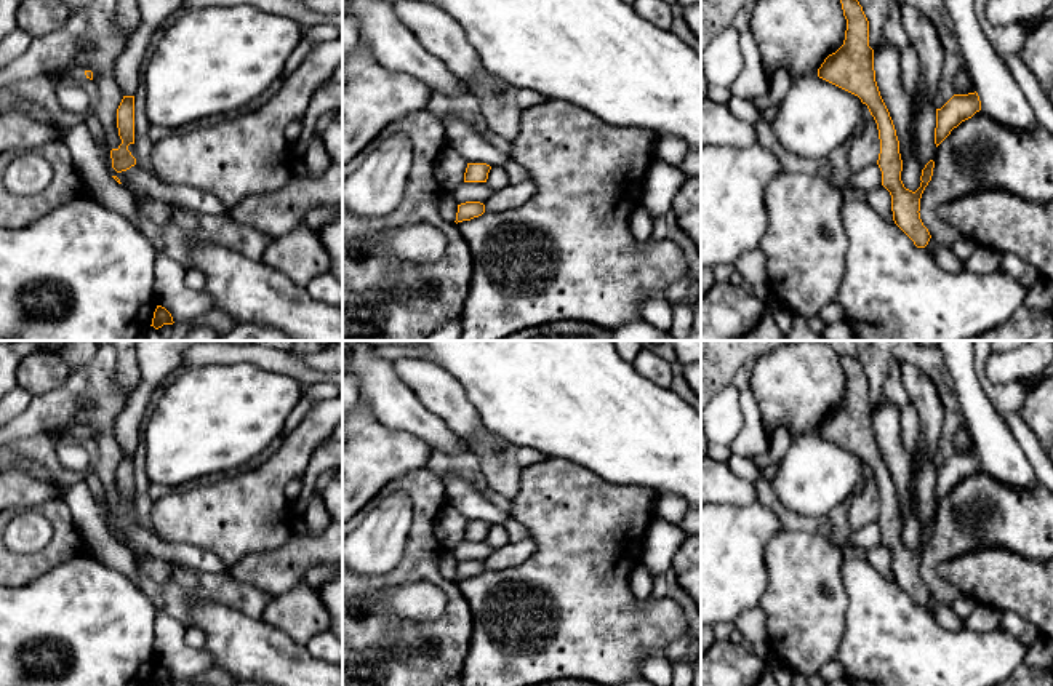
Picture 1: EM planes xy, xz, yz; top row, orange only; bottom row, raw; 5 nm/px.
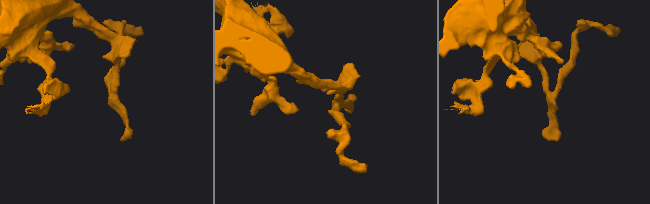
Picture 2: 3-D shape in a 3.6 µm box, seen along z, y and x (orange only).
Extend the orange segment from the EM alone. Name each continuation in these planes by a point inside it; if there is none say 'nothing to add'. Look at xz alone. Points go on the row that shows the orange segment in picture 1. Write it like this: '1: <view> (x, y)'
nothing to add

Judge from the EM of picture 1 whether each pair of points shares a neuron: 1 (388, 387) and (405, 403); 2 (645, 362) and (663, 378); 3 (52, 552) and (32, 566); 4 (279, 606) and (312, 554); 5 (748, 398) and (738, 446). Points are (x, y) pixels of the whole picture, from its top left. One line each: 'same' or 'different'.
1: same
2: same
3: same
4: different
5: same

